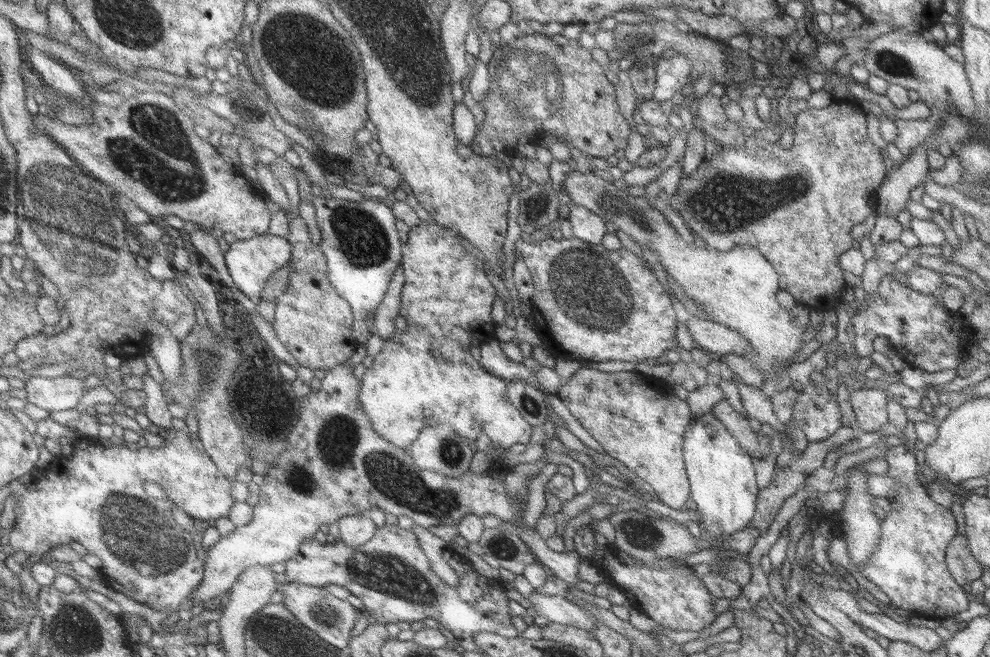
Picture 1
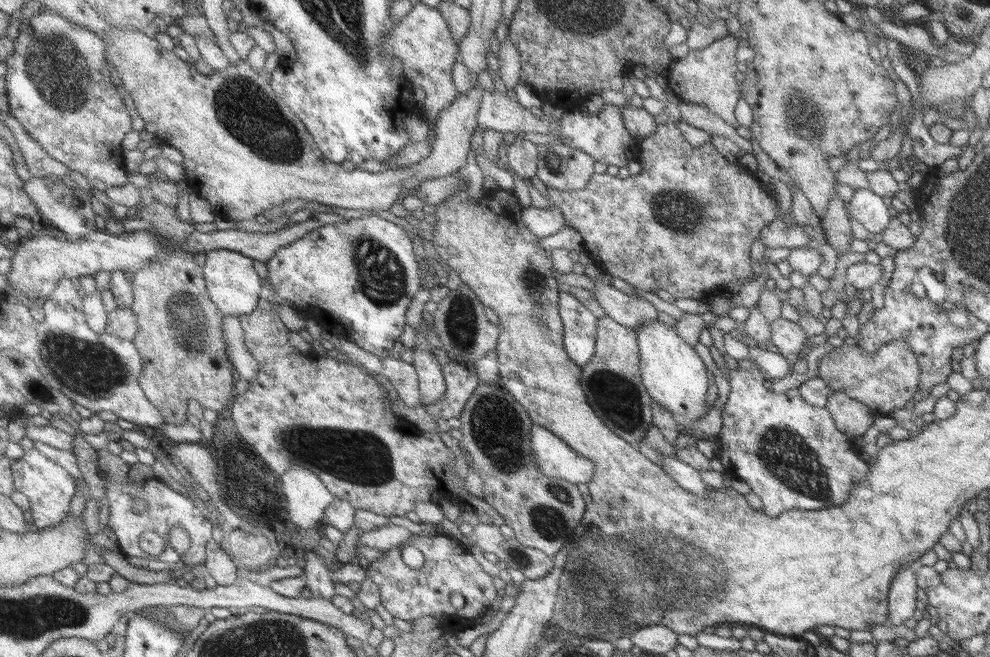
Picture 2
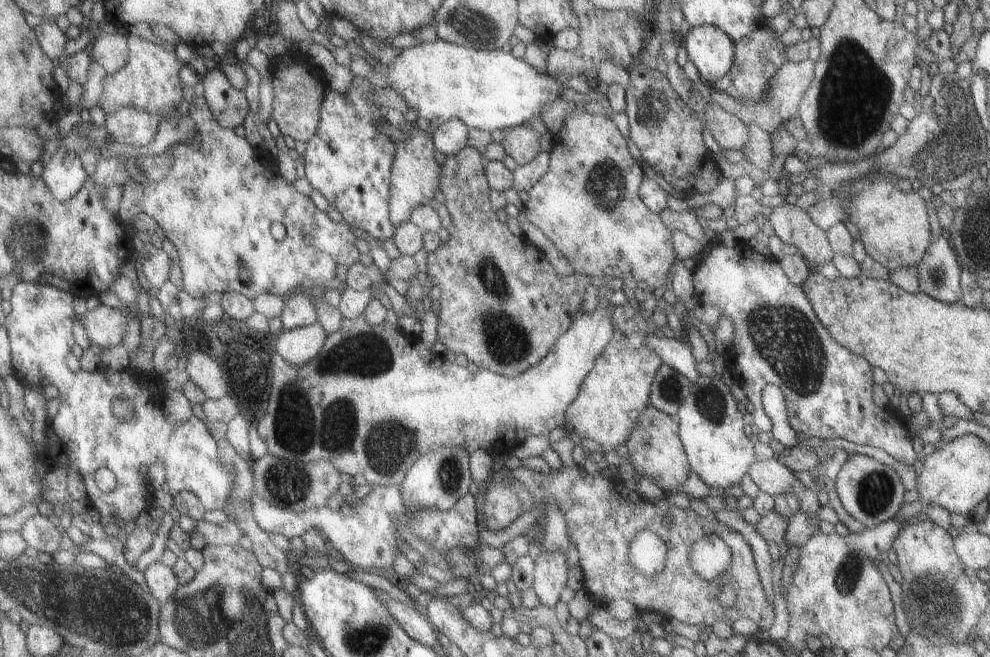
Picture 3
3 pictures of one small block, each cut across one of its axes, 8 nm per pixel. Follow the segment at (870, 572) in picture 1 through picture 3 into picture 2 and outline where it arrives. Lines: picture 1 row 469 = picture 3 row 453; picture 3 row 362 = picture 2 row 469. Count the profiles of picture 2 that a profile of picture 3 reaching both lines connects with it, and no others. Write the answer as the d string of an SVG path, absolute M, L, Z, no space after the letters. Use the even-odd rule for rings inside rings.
M755 367L730 369L730 394L722 411L723 425L714 438L720 445L719 460L724 468L734 470L736 478L748 483L752 494L762 501L762 512L772 518L790 510L820 510L842 506L851 490L869 473L869 464L860 459L854 439L836 428L826 407L808 404L798 388L778 394L767 389L763 372Z

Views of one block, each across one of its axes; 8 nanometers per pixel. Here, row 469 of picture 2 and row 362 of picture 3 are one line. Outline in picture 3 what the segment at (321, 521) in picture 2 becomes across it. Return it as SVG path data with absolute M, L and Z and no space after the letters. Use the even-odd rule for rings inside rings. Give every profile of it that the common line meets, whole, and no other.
M320 321L310 326L283 330L277 338L277 350L294 366L306 366L322 354L329 334Z

